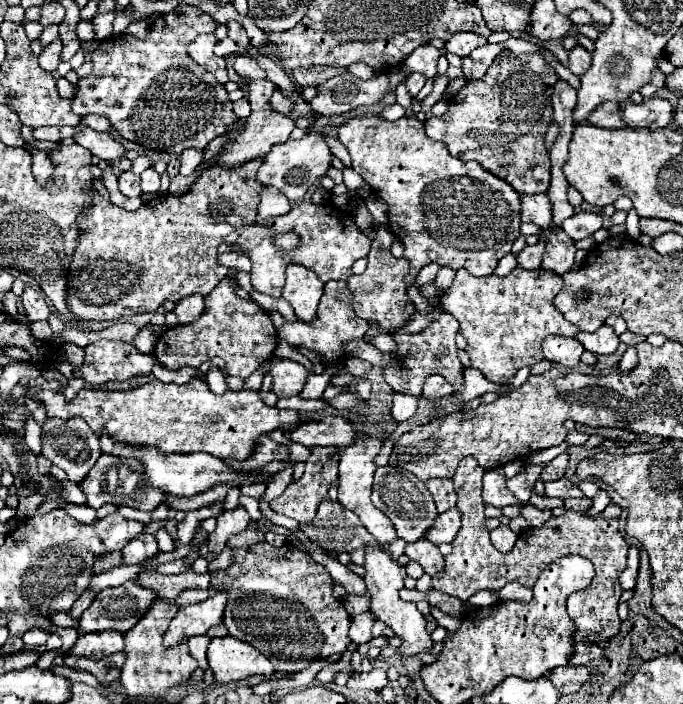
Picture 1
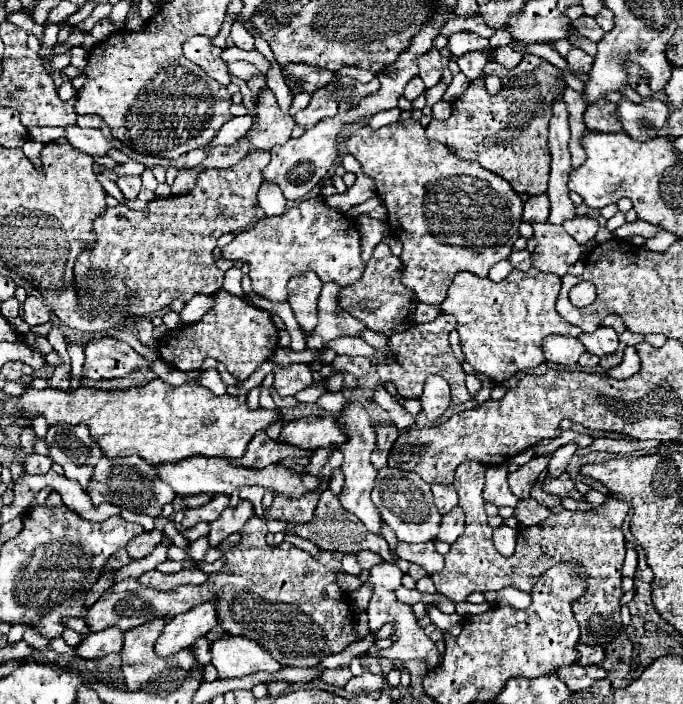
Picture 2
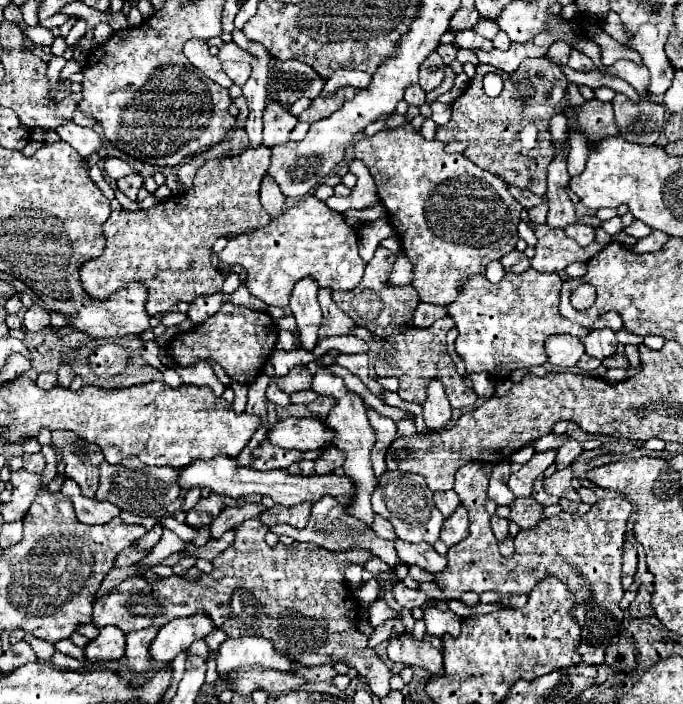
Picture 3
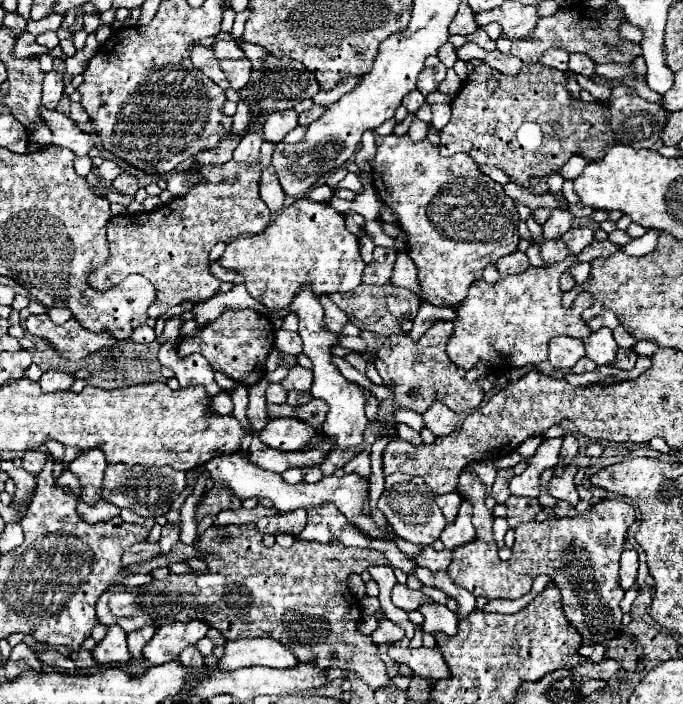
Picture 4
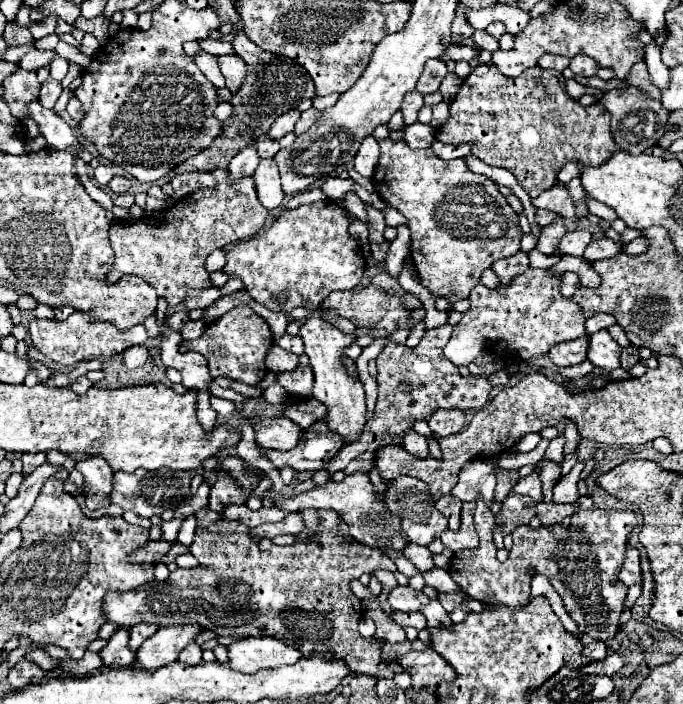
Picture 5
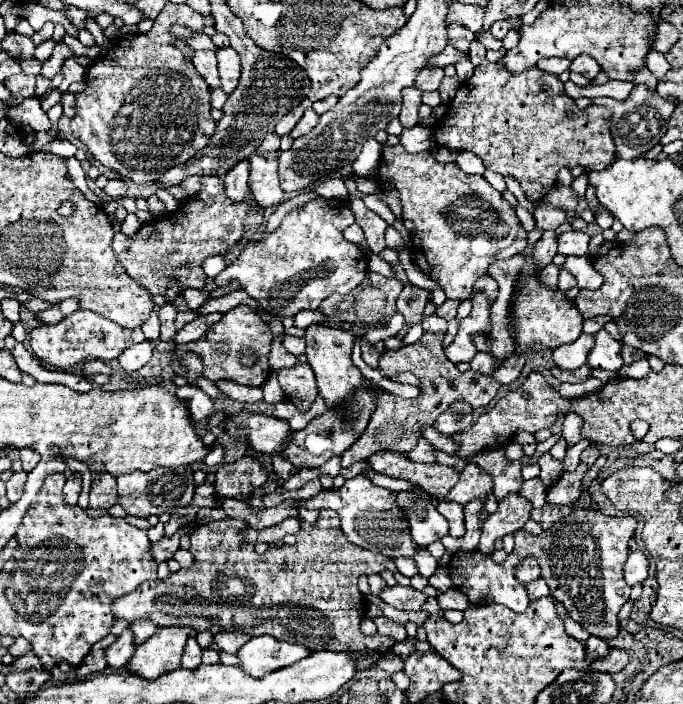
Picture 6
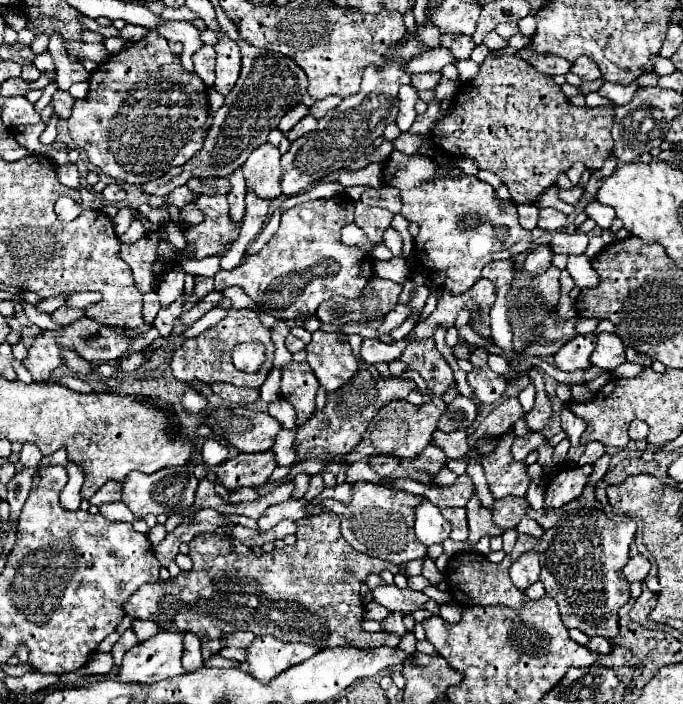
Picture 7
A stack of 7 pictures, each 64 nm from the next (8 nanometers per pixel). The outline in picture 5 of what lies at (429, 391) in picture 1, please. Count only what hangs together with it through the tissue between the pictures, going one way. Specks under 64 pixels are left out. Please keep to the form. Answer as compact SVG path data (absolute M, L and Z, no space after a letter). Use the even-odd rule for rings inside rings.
M438 410L436 416L428 420L430 428L438 436L450 436L466 426L466 412L464 410Z

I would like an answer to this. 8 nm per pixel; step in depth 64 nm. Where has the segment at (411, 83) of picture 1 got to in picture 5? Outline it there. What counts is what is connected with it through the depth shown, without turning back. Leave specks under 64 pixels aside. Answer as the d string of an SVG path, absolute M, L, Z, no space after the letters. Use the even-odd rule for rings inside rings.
M412 90L404 96L404 102L402 102L402 116L404 116L404 124L410 126L416 122L418 118L418 110L424 106L424 100L422 100L422 94Z

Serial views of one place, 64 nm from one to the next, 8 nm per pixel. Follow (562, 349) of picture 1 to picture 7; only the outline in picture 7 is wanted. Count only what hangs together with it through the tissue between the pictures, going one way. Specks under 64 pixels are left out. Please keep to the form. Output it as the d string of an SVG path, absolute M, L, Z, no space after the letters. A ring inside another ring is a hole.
M586 334L586 336L576 336L572 342L564 344L556 354L556 366L560 370L572 372L572 370L584 370L590 368L590 354L596 348L596 336L594 334Z

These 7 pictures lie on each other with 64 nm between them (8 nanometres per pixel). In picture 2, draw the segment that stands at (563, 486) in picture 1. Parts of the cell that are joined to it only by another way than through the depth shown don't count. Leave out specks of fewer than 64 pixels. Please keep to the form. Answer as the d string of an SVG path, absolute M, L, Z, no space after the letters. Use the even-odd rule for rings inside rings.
M566 472L562 476L546 476L544 482L542 482L542 488L544 488L544 492L556 494L560 498L570 496L574 500L582 500L582 494L574 488L574 482Z

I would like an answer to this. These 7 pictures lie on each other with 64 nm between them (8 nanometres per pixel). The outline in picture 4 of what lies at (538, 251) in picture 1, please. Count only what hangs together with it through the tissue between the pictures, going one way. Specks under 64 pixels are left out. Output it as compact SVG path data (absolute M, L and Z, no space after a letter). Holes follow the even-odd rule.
M514 252L508 258L500 258L500 262L496 262L496 268L498 268L502 278L506 278L510 274L520 274L528 266L530 266L530 262L528 262L528 256L524 252Z

